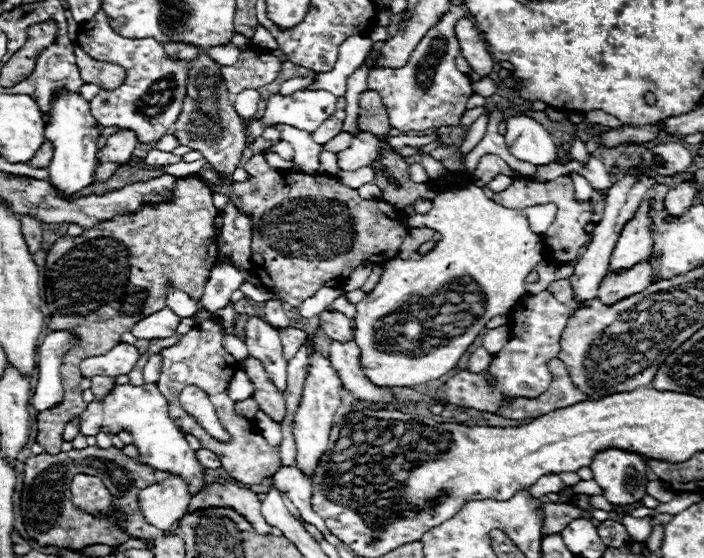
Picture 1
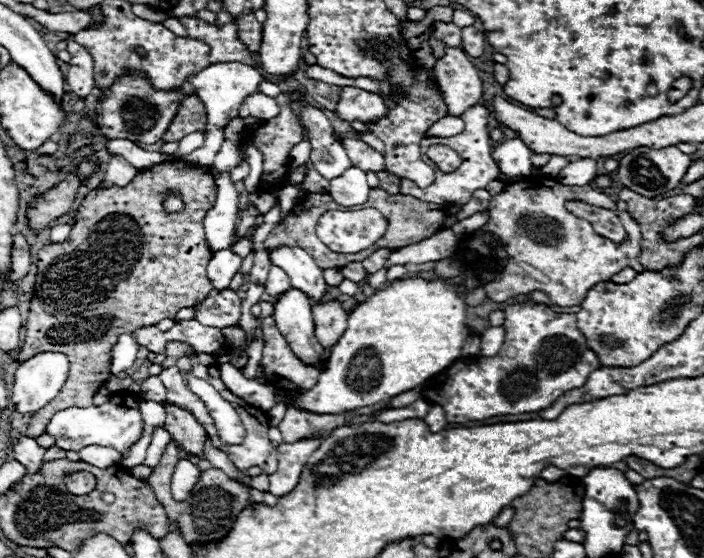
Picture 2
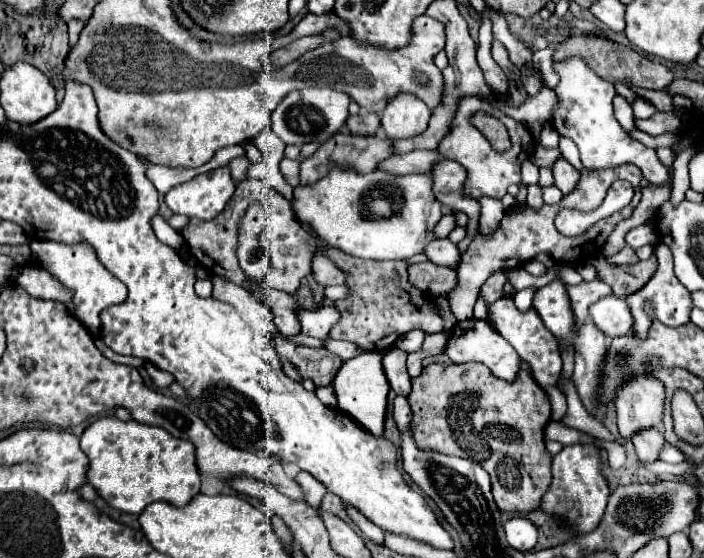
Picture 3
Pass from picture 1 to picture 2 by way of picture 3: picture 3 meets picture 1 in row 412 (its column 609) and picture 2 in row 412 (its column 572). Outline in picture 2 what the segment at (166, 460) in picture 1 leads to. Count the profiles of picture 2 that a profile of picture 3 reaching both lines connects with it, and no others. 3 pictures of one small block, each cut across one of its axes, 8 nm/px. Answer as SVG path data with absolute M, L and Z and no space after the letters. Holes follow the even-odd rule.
M114 392L110 400L102 406L86 406L86 408L66 408L52 416L52 420L46 426L46 434L54 436L56 446L64 450L82 450L84 446L112 446L118 452L128 452L132 444L136 444L142 438L144 432L144 420L138 408L140 400L136 394L130 392Z

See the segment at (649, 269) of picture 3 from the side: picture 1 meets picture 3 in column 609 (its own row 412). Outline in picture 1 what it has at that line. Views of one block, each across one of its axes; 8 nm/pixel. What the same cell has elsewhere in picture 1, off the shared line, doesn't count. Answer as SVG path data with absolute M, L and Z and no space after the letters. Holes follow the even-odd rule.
M248 357L239 362L239 367L252 380L254 384L254 402L258 404L258 410L268 414L272 420L282 422L284 414L286 414L286 400L284 400L284 392L280 392L270 380L264 370L263 364L252 357Z

